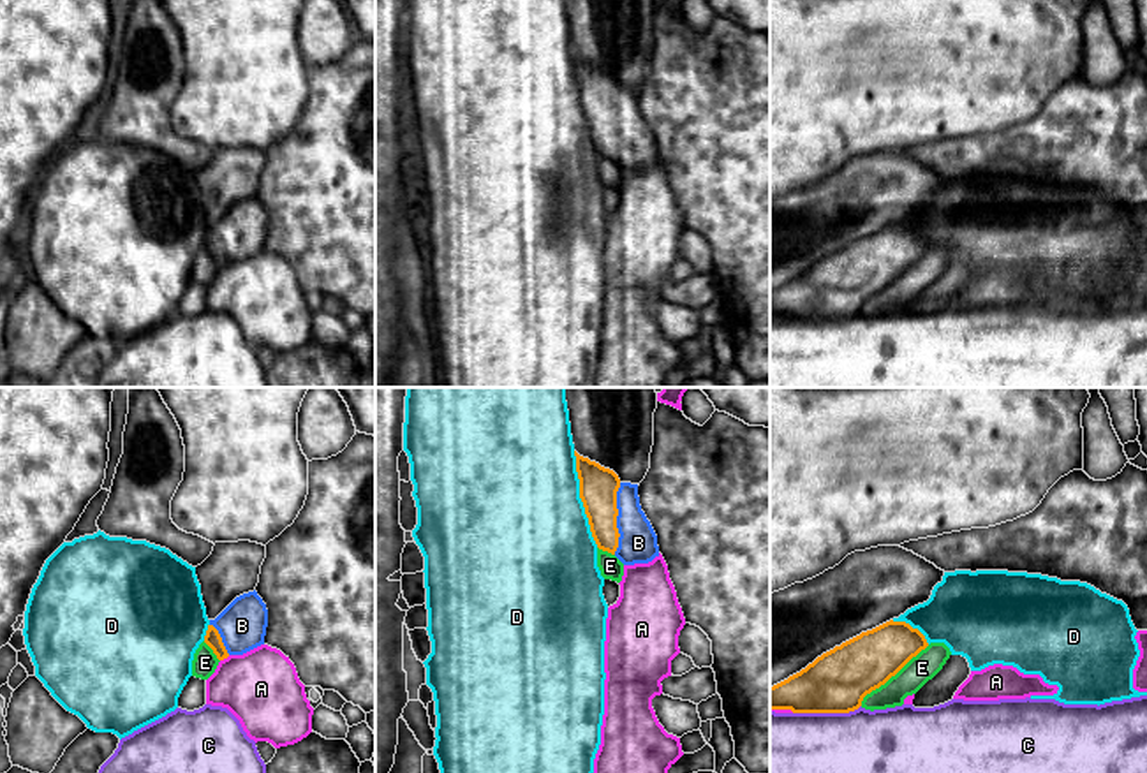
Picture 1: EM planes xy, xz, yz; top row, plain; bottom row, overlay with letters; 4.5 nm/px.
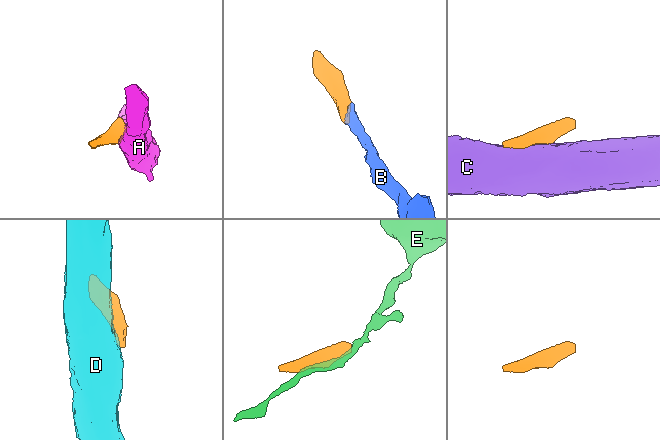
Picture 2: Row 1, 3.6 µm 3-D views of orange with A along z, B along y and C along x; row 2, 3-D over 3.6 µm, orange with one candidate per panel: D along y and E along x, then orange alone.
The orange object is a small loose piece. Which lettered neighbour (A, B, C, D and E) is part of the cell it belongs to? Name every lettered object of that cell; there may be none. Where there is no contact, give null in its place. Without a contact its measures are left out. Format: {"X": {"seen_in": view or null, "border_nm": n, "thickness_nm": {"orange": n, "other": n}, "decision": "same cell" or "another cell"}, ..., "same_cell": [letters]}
{"A": {"seen_in": "xy", "border_nm": 50, "thickness_nm": {"orange": 70, "other": 360}, "decision": "another cell"}, "B": {"seen_in": "xz", "border_nm": 320, "thickness_nm": {"orange": 180, "other": 180}, "decision": "same cell"}, "C": {"seen_in": "yz", "border_nm": 320, "thickness_nm": {"orange": 280, "other": 500}, "decision": "another cell"}, "D": {"seen_in": "xz", "border_nm": 460, "thickness_nm": {"orange": 180, "other": 500}, "decision": "another cell"}, "E": {"seen_in": "yz", "border_nm": 420, "thickness_nm": {"orange": 280, "other": 130}, "decision": "another cell"}, "same_cell": ["B"]}

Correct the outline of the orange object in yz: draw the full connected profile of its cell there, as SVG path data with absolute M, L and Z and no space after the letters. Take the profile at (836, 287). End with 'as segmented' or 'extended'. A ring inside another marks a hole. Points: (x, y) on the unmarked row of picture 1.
M886 227L835 252L800 278L770 292L770 315L849 319L929 252L906 227Z | as segmented

